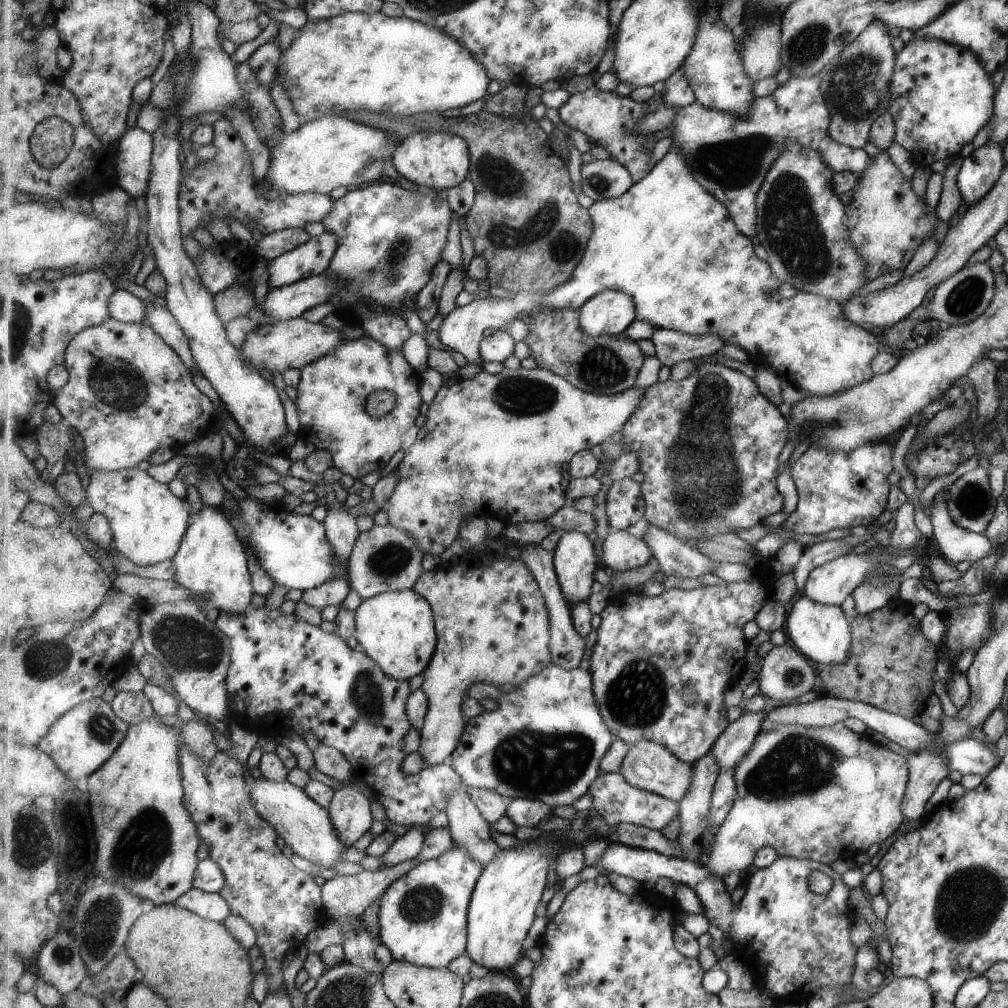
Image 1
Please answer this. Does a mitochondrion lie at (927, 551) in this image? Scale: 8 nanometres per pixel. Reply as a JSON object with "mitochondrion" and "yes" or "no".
{"mitochondrion":"no"}

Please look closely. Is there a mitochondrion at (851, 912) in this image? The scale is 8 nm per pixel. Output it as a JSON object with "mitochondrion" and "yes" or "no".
{"mitochondrion":"no"}

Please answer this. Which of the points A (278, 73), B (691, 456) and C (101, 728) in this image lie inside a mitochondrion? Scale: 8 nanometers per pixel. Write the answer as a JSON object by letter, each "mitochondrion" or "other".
{"A":"other","B":"other","C":"mitochondrion"}

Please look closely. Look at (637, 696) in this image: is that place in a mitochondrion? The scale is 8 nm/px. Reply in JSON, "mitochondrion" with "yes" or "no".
{"mitochondrion":"yes"}

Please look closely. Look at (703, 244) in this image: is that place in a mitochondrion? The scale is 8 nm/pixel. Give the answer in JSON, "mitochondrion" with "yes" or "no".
{"mitochondrion":"no"}

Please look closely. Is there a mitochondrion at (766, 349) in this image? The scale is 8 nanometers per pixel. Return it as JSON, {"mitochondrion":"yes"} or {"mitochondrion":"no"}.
{"mitochondrion":"no"}

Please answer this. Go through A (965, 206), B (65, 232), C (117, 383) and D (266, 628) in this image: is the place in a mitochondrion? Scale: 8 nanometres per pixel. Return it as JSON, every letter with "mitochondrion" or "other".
{"A":"other","B":"other","C":"mitochondrion","D":"other"}

